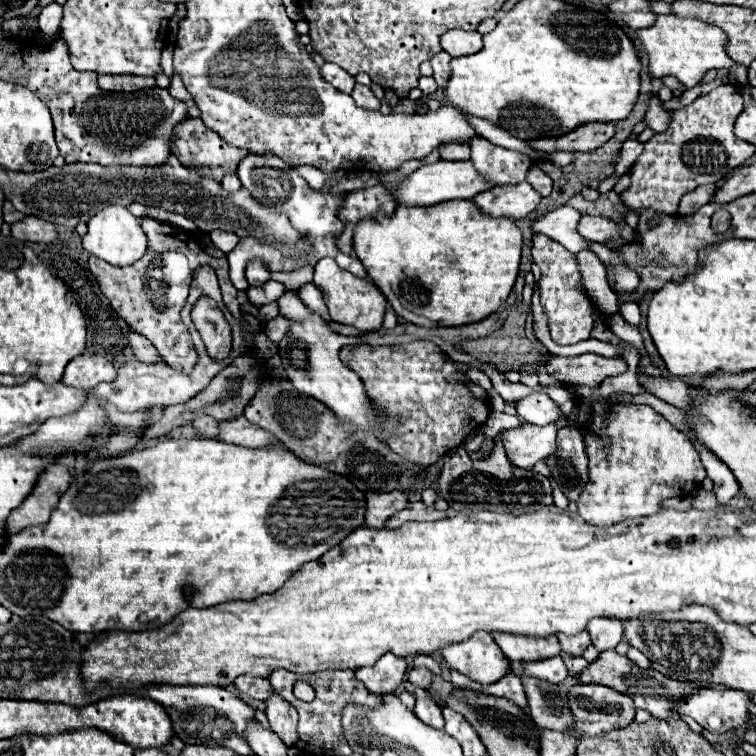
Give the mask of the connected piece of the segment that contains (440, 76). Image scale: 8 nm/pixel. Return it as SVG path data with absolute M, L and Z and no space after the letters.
M444 50L434 54L434 58L430 58L430 64L432 64L432 70L434 70L434 80L438 82L440 88L446 86L446 80L450 78L450 68L448 68L450 60L452 60L452 56Z

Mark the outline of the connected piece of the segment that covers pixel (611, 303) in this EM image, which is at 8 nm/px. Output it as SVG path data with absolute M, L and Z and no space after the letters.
M588 250L578 252L576 258L578 258L582 278L584 278L584 286L586 286L588 294L592 296L592 300L598 304L598 308L604 314L618 312L618 296L610 290L610 286L606 282L606 270L604 270L602 262Z

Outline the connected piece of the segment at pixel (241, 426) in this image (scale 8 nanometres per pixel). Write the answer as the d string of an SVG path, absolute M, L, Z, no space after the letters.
M238 416L238 418L232 418L232 420L222 420L218 424L218 440L234 442L234 444L248 446L248 448L250 446L268 446L268 444L278 442L268 432L254 428L254 424L250 424L244 416Z

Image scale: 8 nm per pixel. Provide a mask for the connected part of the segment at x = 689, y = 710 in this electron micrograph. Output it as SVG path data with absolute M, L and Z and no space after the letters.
M702 688L678 704L678 712L694 718L712 734L724 734L734 728L748 730L752 698L742 690L730 688Z

